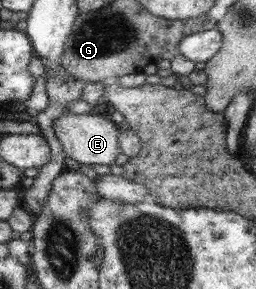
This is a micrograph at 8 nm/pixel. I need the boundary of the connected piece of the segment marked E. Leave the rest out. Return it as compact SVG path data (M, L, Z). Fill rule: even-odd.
M69 110L63 113L55 122L54 129L70 164L111 165L121 152L119 150L119 128L108 116L105 110L95 113L74 113Z

